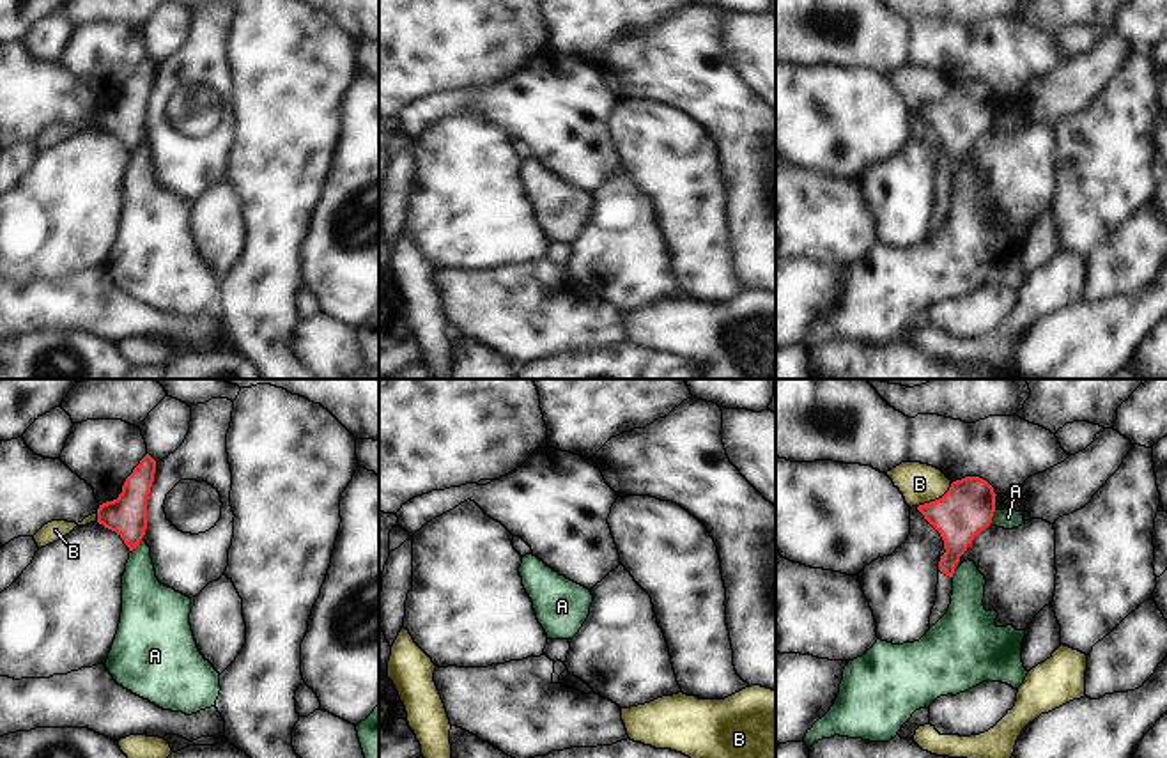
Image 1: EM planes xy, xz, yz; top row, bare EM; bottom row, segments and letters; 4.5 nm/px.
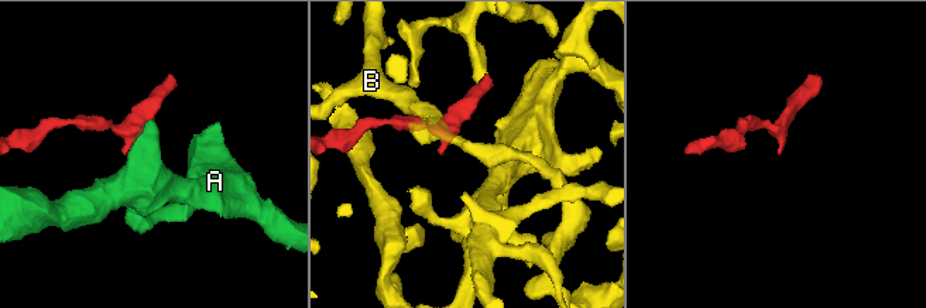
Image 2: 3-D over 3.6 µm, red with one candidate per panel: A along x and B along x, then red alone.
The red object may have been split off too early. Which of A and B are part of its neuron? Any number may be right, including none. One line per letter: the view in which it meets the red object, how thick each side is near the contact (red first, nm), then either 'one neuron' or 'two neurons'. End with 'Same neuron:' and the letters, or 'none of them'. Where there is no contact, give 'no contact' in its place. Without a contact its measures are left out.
A: contact in yz; calibres 240 and 90 nm; two neurons
B: contact in yz; calibres 240 and 180 nm; two neurons
Same neuron: none of them

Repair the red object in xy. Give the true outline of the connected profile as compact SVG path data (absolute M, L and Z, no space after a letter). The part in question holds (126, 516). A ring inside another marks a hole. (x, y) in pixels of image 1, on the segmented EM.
M147 453L126 478L117 499L97 508L97 522L115 531L133 551L147 530L147 499L154 482L156 460Z

